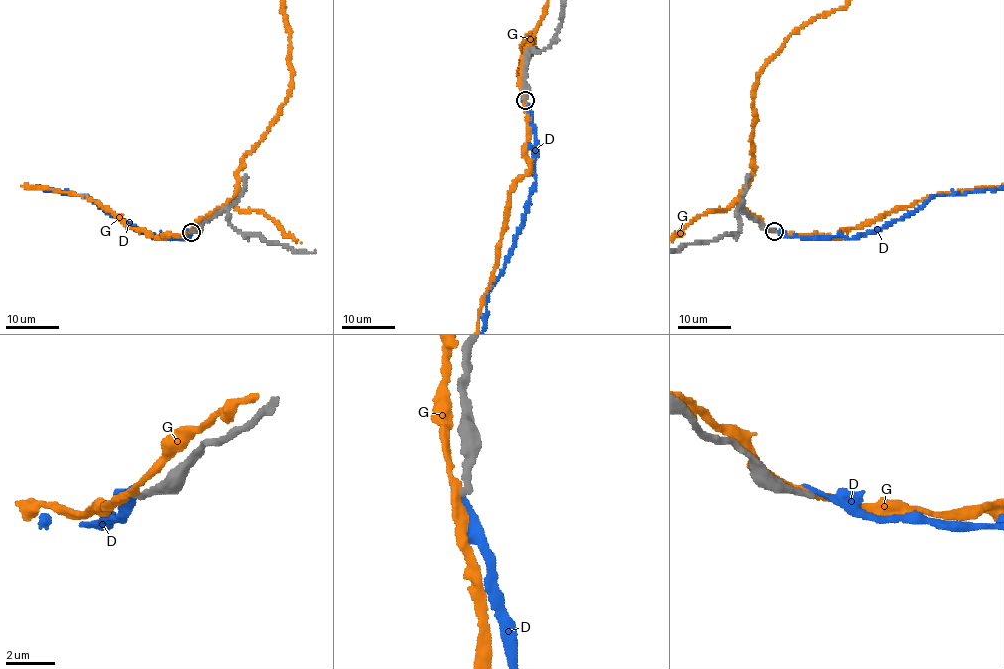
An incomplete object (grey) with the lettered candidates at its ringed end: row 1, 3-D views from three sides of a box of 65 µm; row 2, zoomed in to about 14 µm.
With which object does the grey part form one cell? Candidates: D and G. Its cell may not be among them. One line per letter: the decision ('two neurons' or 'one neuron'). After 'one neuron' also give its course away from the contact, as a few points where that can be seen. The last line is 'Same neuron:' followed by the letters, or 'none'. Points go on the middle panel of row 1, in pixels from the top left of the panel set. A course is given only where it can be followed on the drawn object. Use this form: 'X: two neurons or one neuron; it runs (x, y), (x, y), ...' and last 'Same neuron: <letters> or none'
D: two neurons
G: two neurons
Same neuron: none

